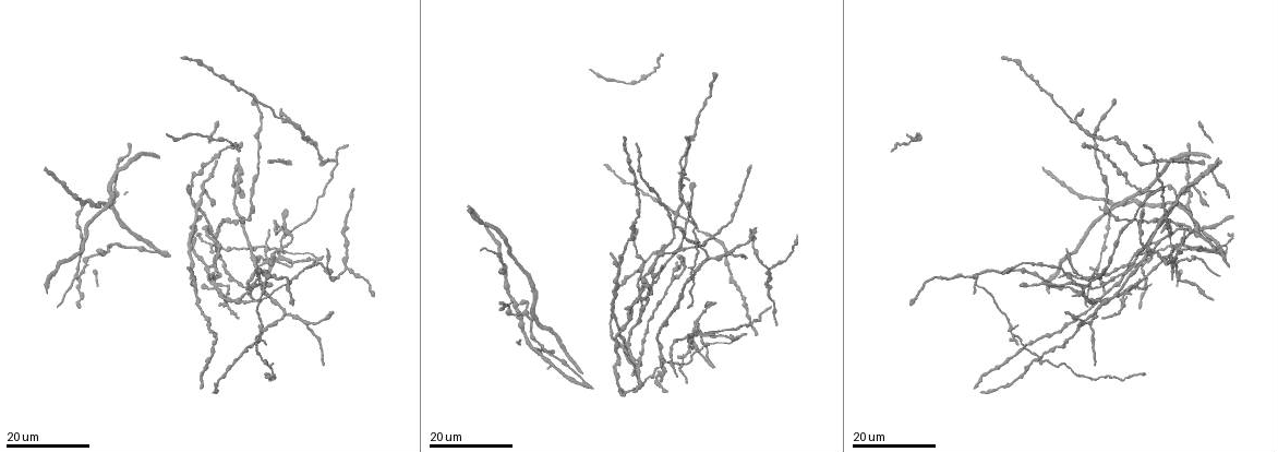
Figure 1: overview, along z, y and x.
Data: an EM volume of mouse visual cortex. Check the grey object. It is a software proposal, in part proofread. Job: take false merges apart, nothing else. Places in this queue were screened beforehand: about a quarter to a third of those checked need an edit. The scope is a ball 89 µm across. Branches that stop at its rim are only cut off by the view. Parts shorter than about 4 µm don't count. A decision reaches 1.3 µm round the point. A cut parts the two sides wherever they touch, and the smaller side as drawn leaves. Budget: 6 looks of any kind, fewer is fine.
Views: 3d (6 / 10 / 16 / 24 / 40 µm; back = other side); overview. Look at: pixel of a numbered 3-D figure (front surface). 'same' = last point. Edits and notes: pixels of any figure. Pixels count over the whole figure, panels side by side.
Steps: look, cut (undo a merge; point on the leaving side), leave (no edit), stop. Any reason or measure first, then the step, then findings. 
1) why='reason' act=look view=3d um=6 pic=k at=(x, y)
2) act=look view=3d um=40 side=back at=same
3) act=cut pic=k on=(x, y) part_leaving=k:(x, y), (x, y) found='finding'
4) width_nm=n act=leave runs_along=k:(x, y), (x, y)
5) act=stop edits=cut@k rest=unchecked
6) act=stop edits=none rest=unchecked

act=look view=3d um=16 pic=1 at=(691, 136)

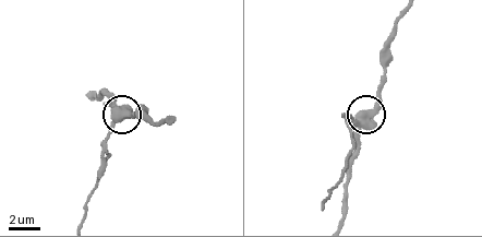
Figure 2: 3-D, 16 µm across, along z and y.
act=look view=3d um=10 pic=2 at=(116, 118)

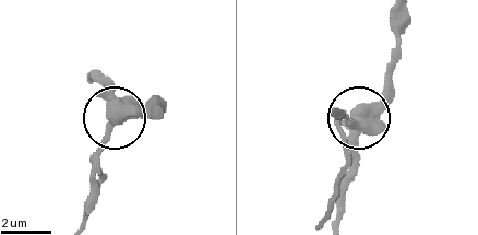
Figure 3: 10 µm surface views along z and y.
act=cut pic=3 on=(103, 140) found='two cells meet here'

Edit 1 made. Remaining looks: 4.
why='three arms meet' act=look view=3d um=16 pic=1 at=(1044, 285)

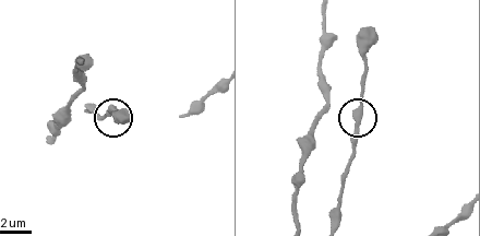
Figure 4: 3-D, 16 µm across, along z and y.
why='zoom in' act=look view=3d um=10 pic=4 at=(110, 108)

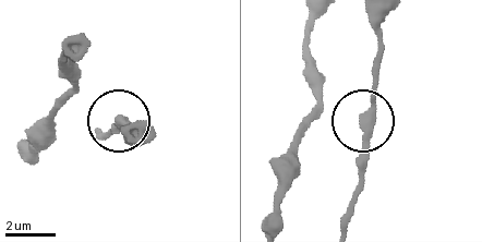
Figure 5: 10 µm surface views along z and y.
act=leave runs_along=5:(342, 219), (361, 176), (361, 119), (373, 94), (373, 59) found='all the same cell'

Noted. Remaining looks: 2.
why='side arm on a straight run' act=look view=3d um=16 pic=1 at=(664, 255)

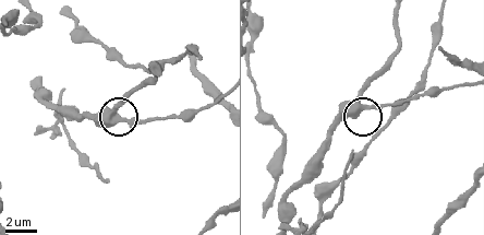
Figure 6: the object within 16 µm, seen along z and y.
act=look view=3d um=10 pic=6 at=(365, 109)

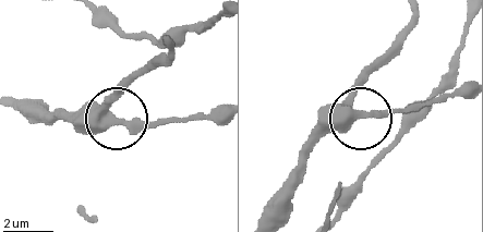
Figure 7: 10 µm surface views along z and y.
act=leave runs_along=7:(166, 41), (166, 55), (111, 102), (109, 117), (56, 117) found='one cell here'

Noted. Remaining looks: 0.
act=stop edits=cut@3 rest=unchecked

